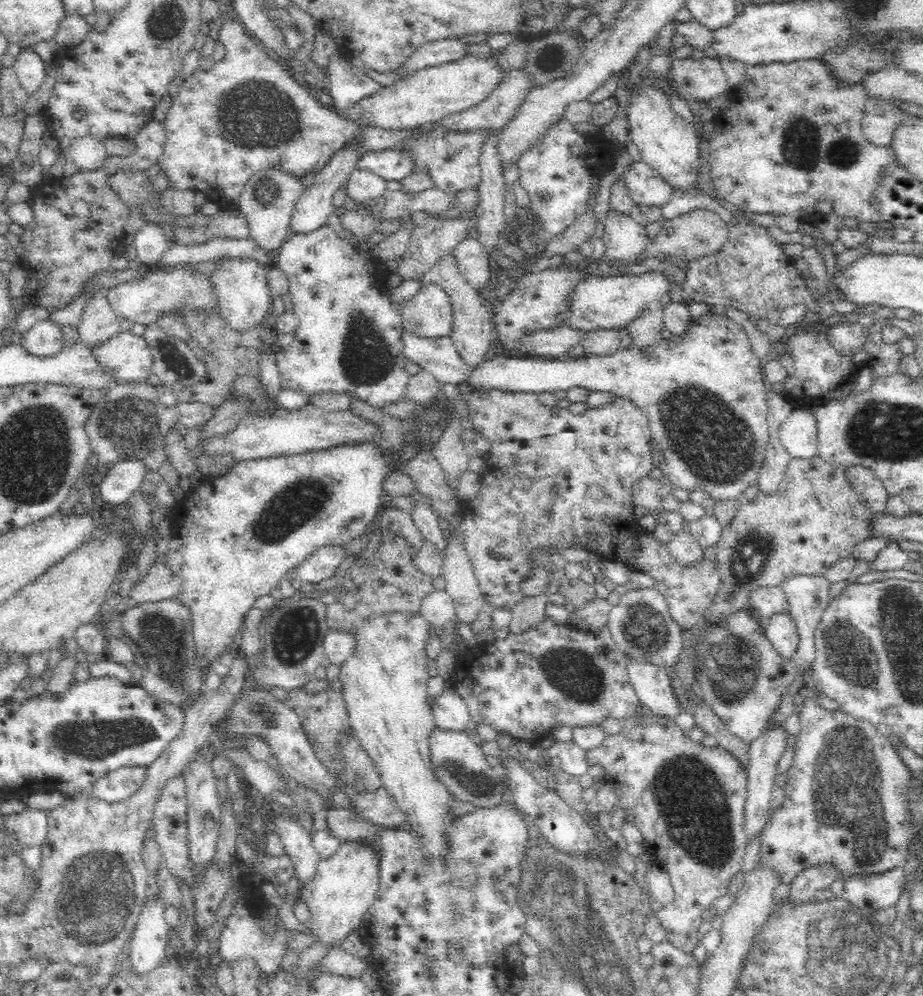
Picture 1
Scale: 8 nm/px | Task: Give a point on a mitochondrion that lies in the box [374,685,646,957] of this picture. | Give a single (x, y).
(458, 918)

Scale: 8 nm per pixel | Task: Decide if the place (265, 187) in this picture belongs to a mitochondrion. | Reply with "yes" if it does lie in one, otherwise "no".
yes

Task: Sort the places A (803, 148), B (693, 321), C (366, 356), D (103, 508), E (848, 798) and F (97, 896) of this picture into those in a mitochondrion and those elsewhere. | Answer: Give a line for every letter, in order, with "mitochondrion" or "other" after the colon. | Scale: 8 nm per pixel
A: mitochondrion
B: other
C: mitochondrion
D: other
E: mitochondrion
F: mitochondrion

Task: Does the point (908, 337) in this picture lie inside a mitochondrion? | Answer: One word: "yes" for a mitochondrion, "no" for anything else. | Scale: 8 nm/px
no

